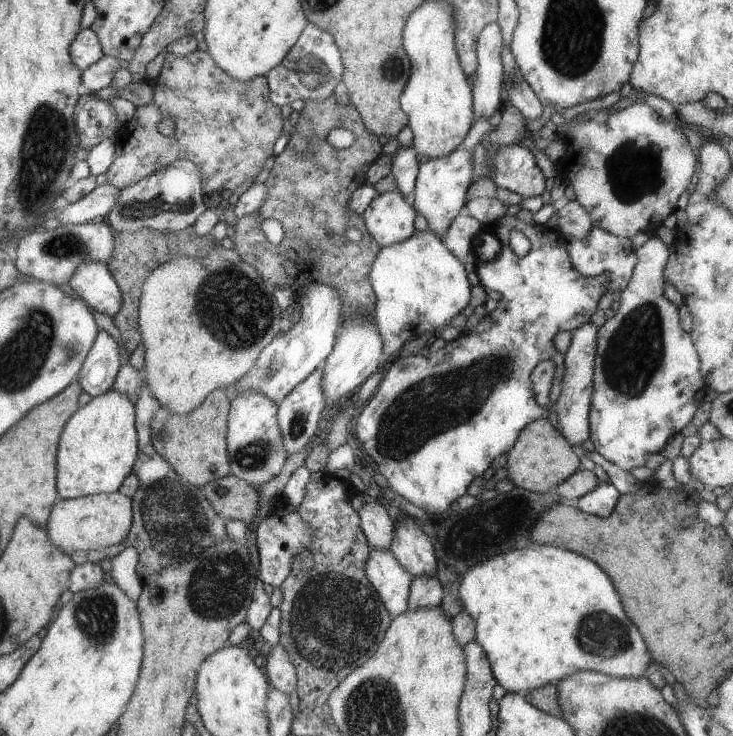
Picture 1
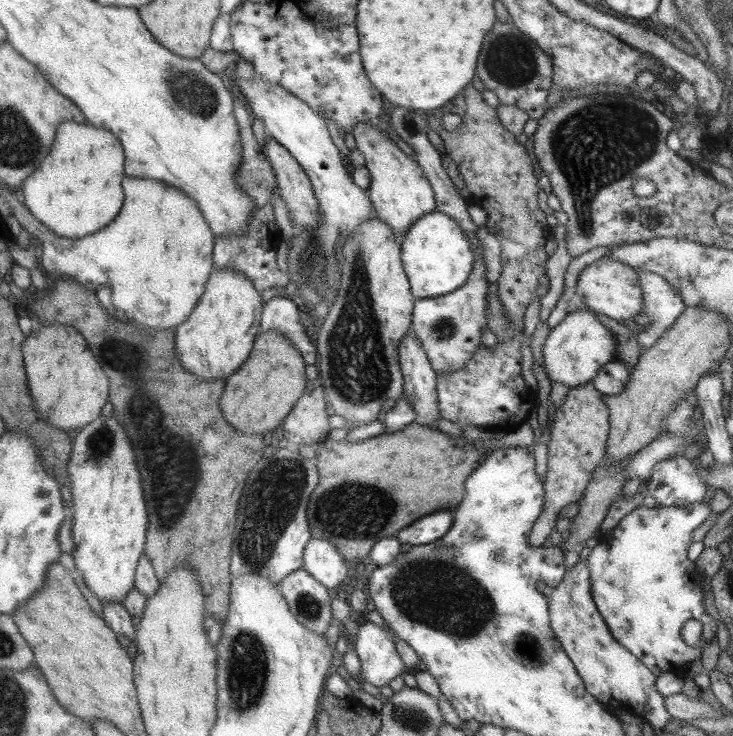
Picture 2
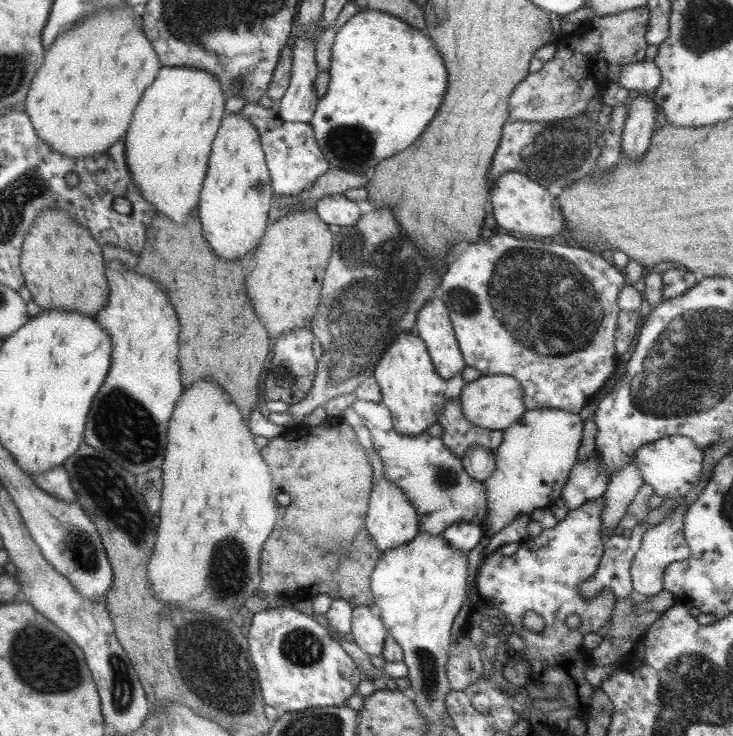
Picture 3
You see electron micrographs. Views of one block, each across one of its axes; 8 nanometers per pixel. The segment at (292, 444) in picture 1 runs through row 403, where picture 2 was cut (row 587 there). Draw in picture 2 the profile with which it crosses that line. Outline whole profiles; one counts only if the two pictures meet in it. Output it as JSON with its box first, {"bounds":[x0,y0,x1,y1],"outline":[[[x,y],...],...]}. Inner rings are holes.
{"bounds":[280,567,334,634],"outline":[[[303,567],[296,568],[280,582],[290,612],[310,632],[325,634],[332,622],[331,599],[334,593],[320,584]]]}

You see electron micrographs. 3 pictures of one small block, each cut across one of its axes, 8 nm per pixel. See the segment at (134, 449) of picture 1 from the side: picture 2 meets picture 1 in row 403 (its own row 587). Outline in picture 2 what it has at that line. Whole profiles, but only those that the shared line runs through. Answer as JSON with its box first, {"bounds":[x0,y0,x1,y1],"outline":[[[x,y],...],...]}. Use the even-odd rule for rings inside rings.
{"bounds":[64,418,148,606],"outline":[[[98,418],[94,420],[89,426],[86,426],[80,432],[73,434],[78,436],[76,442],[74,442],[74,448],[72,448],[72,456],[70,456],[70,464],[68,464],[68,472],[70,472],[70,486],[72,488],[64,488],[65,498],[68,504],[68,512],[74,516],[74,522],[70,524],[73,534],[73,542],[76,545],[76,550],[72,550],[72,557],[76,568],[79,573],[82,573],[84,582],[90,591],[94,592],[94,596],[98,598],[102,606],[108,605],[108,603],[122,603],[124,604],[124,597],[128,592],[132,591],[134,587],[134,578],[136,568],[138,566],[138,560],[143,554],[144,544],[147,540],[147,527],[148,527],[148,509],[146,509],[146,501],[144,501],[144,491],[142,491],[142,479],[140,479],[140,472],[136,464],[136,454],[132,452],[132,446],[130,446],[130,438],[126,436],[124,428],[114,420],[114,418]]]}

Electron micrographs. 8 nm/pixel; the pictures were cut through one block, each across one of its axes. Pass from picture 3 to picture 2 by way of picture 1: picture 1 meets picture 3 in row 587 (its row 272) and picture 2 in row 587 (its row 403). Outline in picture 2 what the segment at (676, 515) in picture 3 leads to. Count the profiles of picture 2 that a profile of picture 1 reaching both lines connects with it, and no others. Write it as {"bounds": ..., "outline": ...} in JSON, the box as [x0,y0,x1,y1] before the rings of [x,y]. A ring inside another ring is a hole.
{"bounds":[587,502,717,678],"outline":[[[703,502],[686,504],[683,508],[647,508],[642,504],[628,512],[605,536],[594,541],[592,551],[587,557],[592,596],[598,612],[614,639],[642,661],[657,678],[664,672],[682,674],[689,663],[701,658],[702,649],[688,646],[682,638],[682,627],[686,621],[698,622],[703,629],[703,642],[709,642],[716,637],[717,624],[709,618],[704,603],[701,602],[700,572],[695,561],[688,559],[688,546],[693,541],[693,532],[710,516],[710,512],[711,506]]]}

